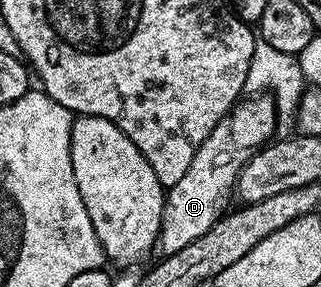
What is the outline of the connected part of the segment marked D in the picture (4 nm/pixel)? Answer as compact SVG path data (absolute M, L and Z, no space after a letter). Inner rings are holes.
M268 93L242 98L227 118L215 125L203 145L199 145L195 161L191 161L191 169L187 169L187 173L174 187L168 188L159 240L160 250L163 249L165 255L183 249L183 245L191 245L191 241L199 241L199 237L203 237L203 233L207 233L207 229L211 229L211 225L215 225L215 221L226 214L224 199L234 194L243 165L274 138L276 131L277 106Z

